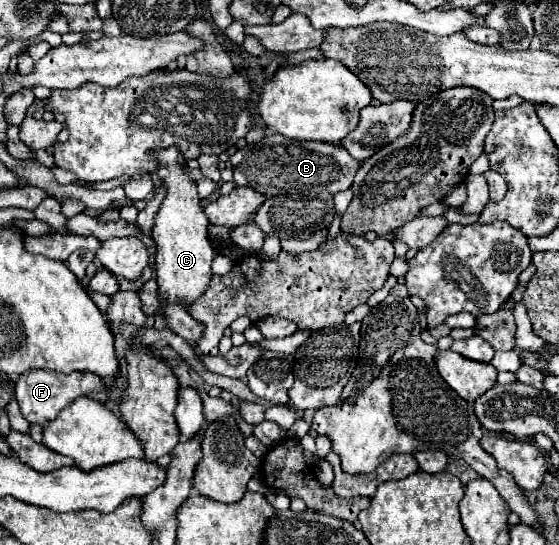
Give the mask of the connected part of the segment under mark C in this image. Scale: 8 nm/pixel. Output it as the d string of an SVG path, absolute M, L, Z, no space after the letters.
M171 145L167 149L151 149L149 157L159 163L153 175L161 179L161 187L167 191L155 215L151 233L155 241L155 279L159 285L159 297L163 297L163 301L175 301L189 307L205 293L213 277L211 261L215 259L215 249L207 237L209 221L199 207L197 183L187 175L187 163L183 161L179 147Z

